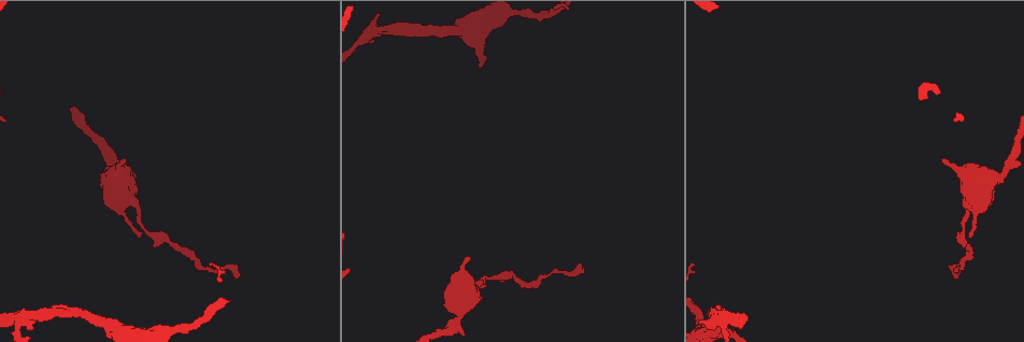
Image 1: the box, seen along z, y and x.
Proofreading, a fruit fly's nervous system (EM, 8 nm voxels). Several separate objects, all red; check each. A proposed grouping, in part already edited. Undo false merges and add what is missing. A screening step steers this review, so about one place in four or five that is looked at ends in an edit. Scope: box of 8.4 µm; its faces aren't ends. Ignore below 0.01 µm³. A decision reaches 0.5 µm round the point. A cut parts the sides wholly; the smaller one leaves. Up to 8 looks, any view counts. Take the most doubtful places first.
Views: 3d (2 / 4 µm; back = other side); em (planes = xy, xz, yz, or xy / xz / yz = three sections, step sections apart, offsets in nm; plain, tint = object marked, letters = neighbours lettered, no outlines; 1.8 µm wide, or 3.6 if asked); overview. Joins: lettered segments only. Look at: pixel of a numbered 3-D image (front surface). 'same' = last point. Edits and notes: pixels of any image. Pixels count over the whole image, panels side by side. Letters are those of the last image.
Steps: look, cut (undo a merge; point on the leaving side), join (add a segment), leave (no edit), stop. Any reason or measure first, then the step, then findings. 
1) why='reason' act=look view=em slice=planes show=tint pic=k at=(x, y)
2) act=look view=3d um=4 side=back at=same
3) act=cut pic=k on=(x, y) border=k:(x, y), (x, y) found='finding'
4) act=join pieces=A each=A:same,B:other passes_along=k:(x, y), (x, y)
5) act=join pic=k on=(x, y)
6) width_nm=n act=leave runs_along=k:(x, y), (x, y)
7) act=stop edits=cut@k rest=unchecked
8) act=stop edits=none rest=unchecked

why='thick turns thin' act=look view=3d um=2 pic=1 at=(110, 325)

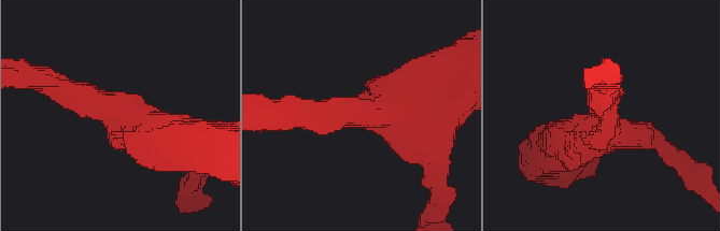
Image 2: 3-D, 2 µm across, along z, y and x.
arm_widths_nm=220,420 act=look view=em slice=yz step=16 show=tint pic=2 at=(603, 114)

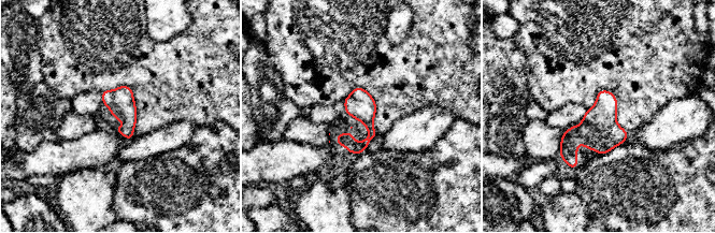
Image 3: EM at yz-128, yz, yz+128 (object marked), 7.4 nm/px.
why='another direction' act=look view=em slice=planes show=letters at=same

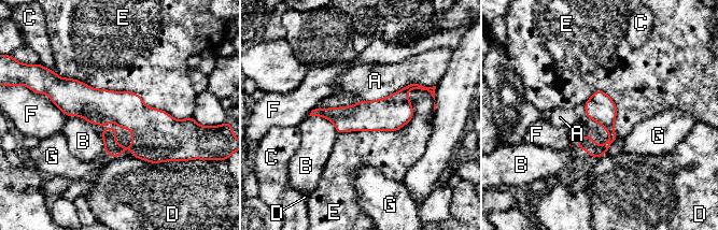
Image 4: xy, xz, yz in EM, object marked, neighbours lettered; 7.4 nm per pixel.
width_nm=200 act=leave each=A:other,B:other,C:other,D:other,E:other,F:other,G:other runs_along=4:(57, 100), (183, 128) found='continuous, no second neuron'

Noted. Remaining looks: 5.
why='three arms meet' act=look view=3d um=2 pic=1 at=(368, 33)

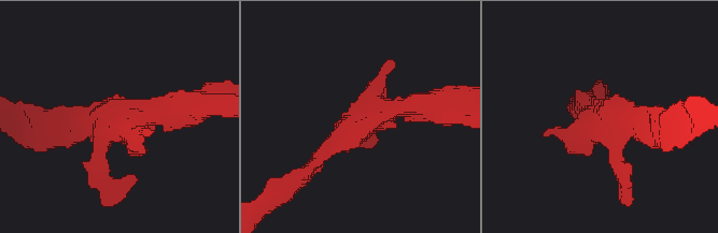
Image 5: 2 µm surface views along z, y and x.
act=look view=em slice=planes show=letters pic=5 at=(601, 120)

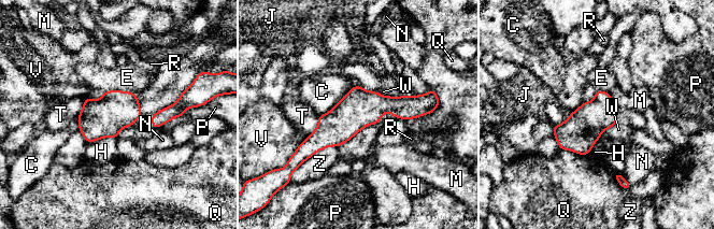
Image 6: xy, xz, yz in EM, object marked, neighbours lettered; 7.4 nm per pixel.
act=leave each=C:other,E:other,H:other,J:other,M:other,N:other,P:other,Q:other,R:other,T:other,V:other,W:other,Z:other runs_along=6:(423, 110), (359, 108), (302, 146) found='all the same neuron'

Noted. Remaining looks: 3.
why='an open end' act=look view=em slice=yz step=8 show=tint pic=1 at=(484, 285)

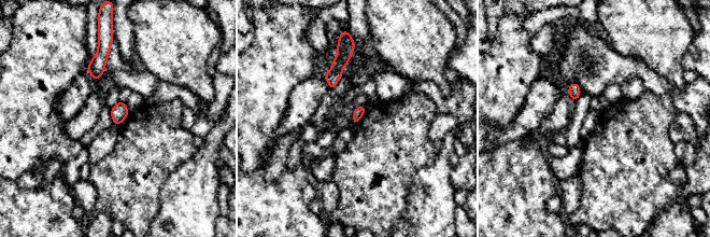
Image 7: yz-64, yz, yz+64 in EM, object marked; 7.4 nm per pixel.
why='cut it another way' act=look view=em slice=planes show=letters at=same

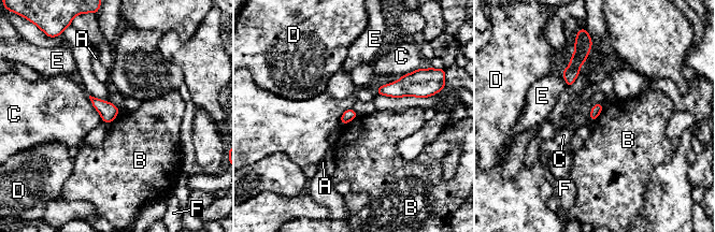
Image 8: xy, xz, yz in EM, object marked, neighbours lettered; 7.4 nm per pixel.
act=leave each=A:other,B:other,C:other,D:other,E:other,F:other border=8:(604, 104), (599, 115), (591, 122) found='none of them fits'

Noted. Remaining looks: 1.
act=stop edits=none rest=unchecked

